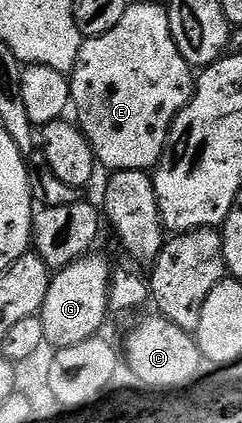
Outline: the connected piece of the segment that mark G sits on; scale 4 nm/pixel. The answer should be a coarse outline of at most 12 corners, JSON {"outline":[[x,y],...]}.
{"outline":[[97,253],[50,278],[40,309],[55,349],[94,338],[110,314]]}

